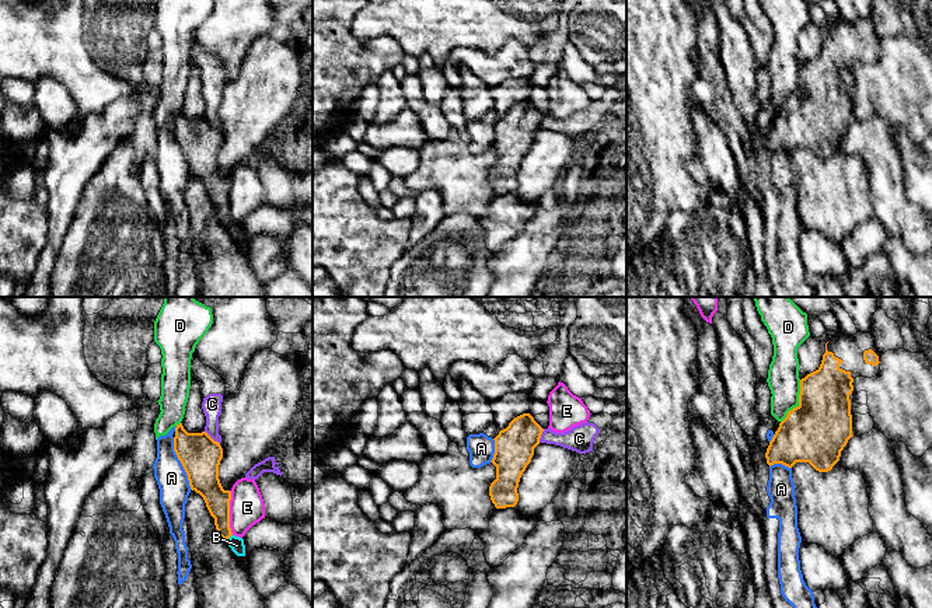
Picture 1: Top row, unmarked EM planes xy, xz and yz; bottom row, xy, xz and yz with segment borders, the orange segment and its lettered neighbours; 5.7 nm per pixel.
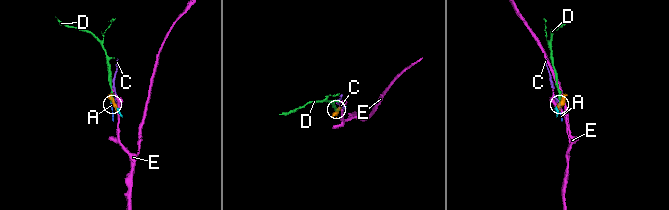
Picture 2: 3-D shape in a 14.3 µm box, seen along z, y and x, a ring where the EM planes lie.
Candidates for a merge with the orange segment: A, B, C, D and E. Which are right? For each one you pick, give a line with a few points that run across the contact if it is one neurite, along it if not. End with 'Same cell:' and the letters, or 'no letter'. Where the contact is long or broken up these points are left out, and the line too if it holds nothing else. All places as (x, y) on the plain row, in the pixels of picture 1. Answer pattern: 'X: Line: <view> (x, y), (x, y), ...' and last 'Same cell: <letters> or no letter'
B: Line: xy (217, 187), (222, 212), (229, 223), (237, 231)
Same cell: B

